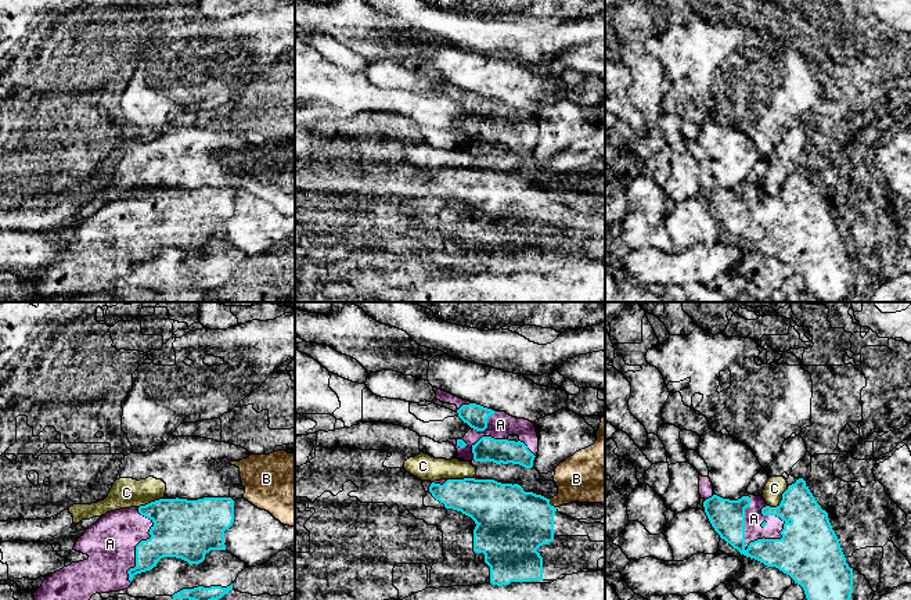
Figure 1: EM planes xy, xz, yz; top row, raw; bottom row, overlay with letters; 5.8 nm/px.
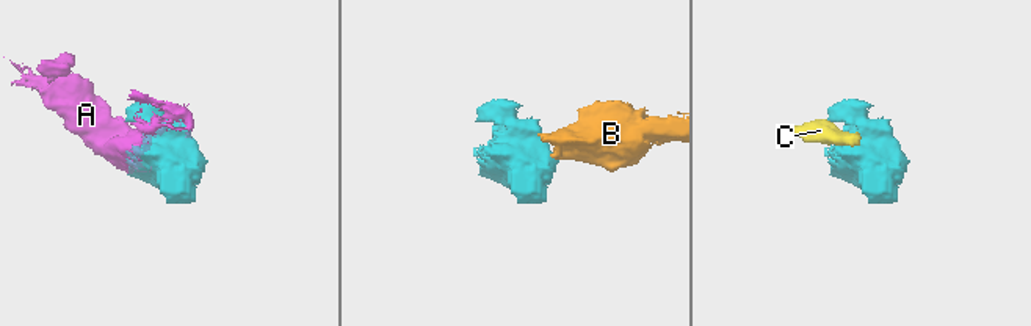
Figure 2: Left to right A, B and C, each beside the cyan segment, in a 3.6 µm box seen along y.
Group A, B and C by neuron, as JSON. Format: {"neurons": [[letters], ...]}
{"neurons": [["A"], ["B", "C"]]}

